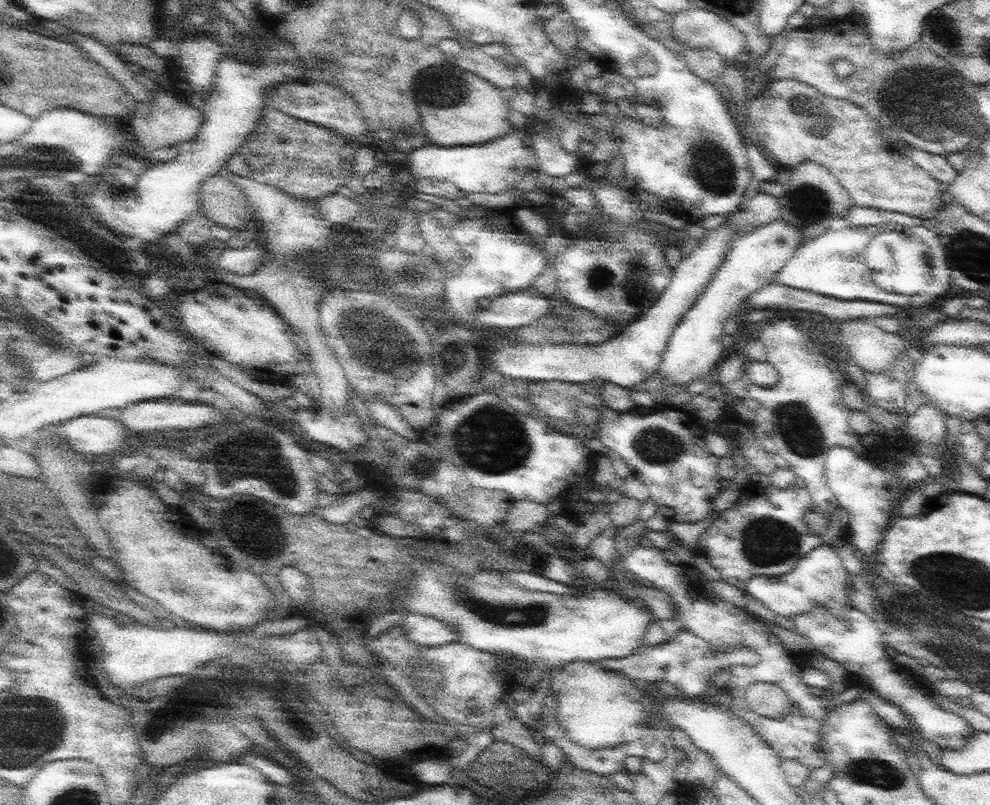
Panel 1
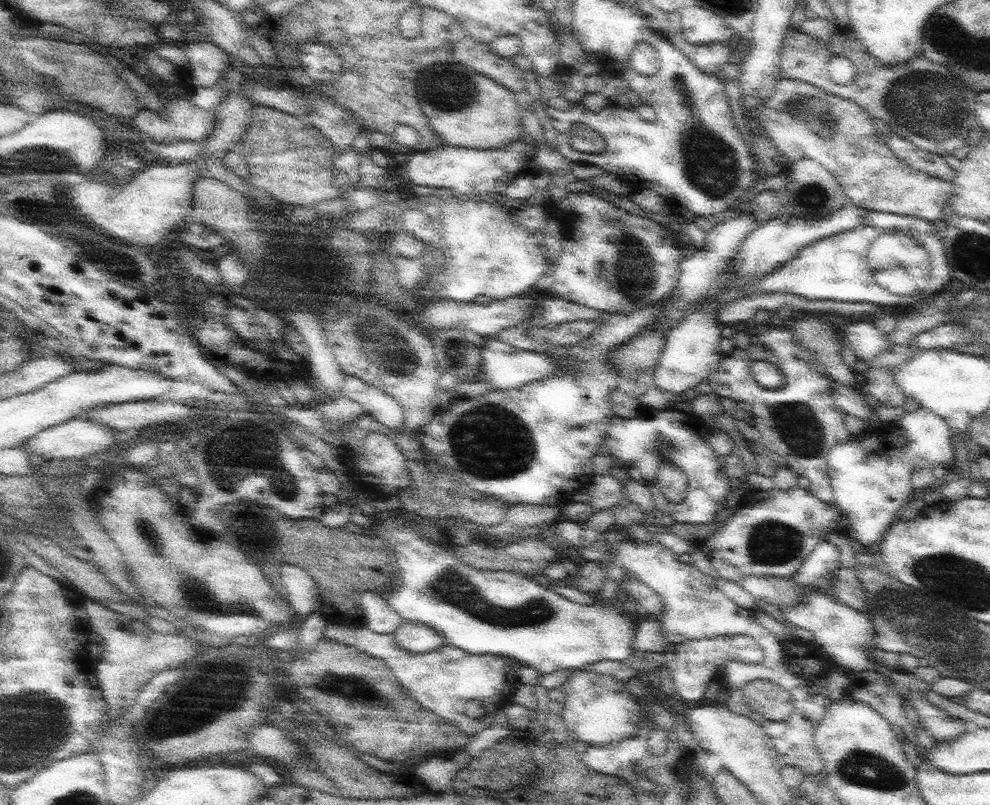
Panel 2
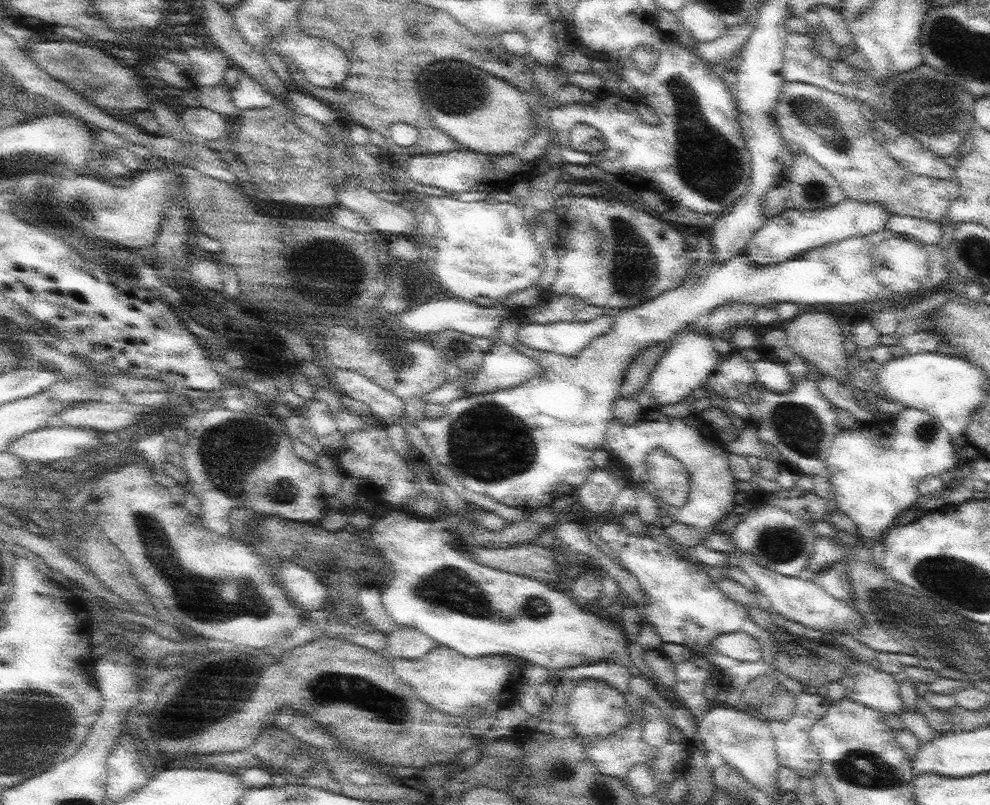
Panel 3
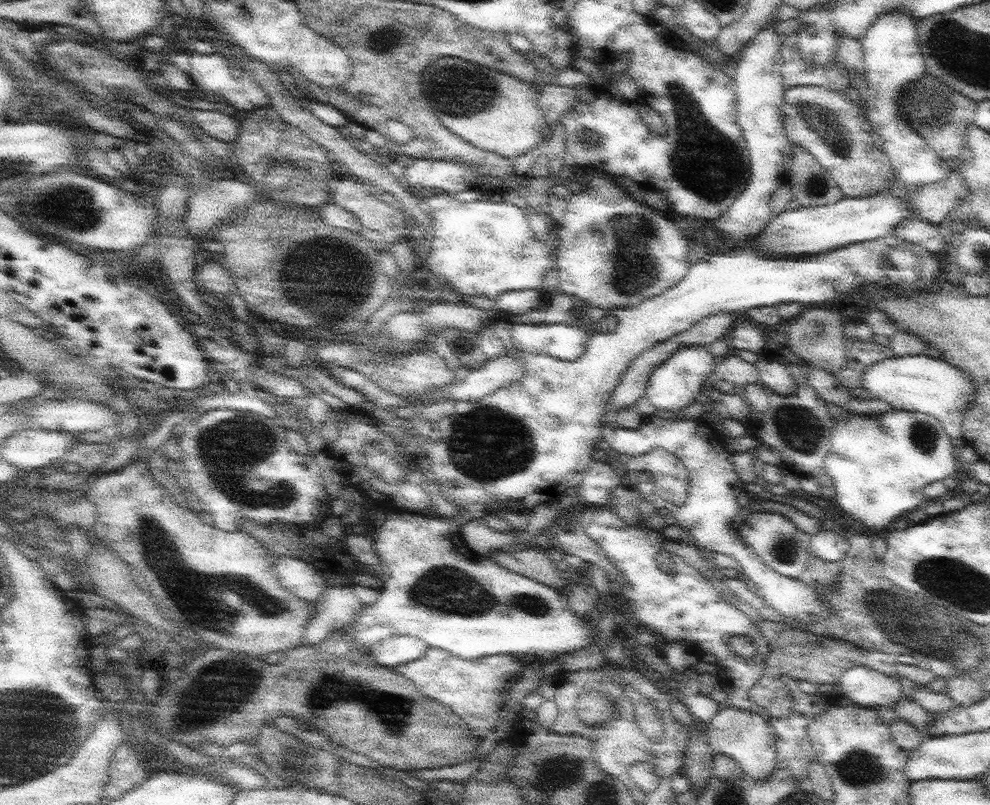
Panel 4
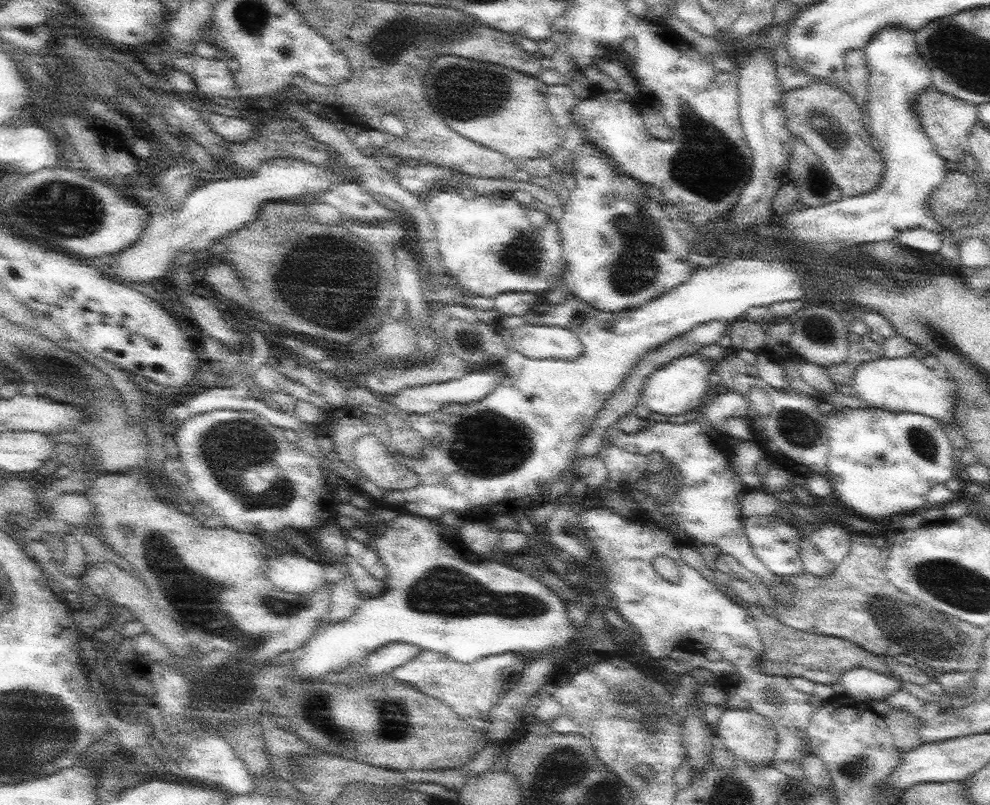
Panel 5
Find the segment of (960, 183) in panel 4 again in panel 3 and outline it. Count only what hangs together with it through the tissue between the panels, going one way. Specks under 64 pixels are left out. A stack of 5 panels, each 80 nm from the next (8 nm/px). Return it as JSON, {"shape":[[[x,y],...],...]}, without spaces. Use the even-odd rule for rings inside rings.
{"shape":[[[788,82],[782,89],[773,117],[780,127],[782,138],[788,145],[792,155],[806,154],[814,158],[838,181],[848,199],[860,202],[877,202],[885,206],[891,214],[914,218],[923,218],[930,222],[945,222],[950,205],[958,198],[960,183],[954,174],[948,179],[915,176],[907,172],[886,150],[885,145],[874,138],[876,131],[873,121],[866,120],[860,112],[860,106],[853,99],[836,94],[828,89],[820,88],[807,82]]]}

